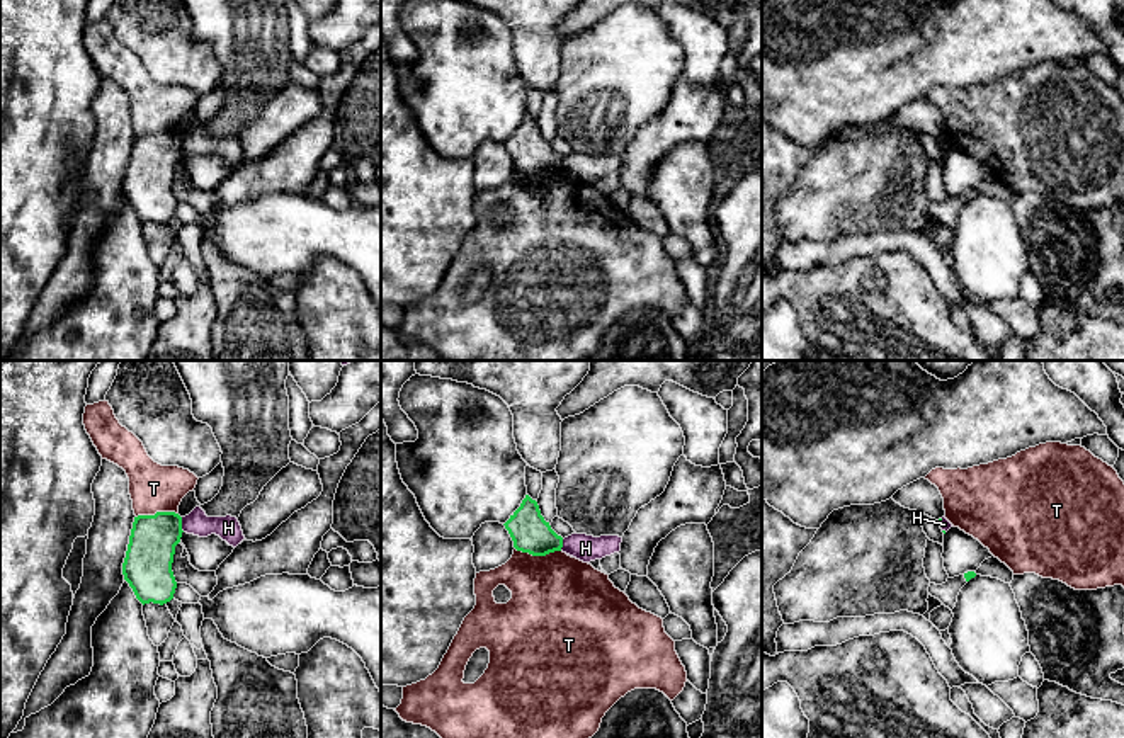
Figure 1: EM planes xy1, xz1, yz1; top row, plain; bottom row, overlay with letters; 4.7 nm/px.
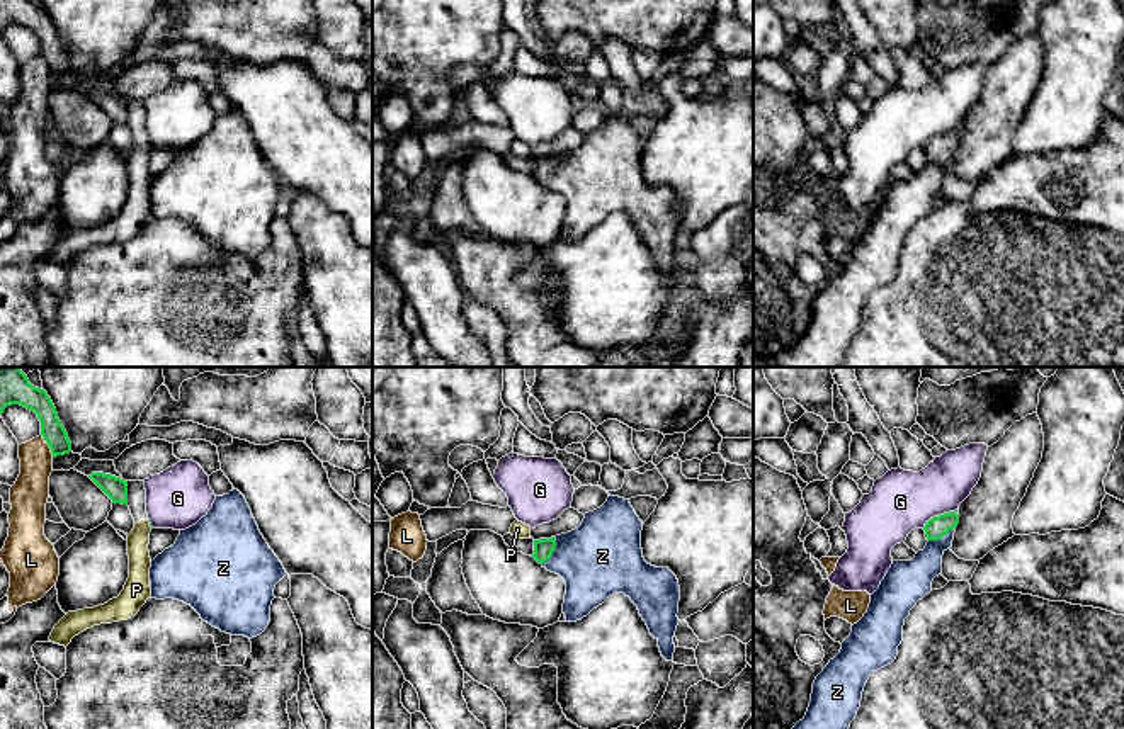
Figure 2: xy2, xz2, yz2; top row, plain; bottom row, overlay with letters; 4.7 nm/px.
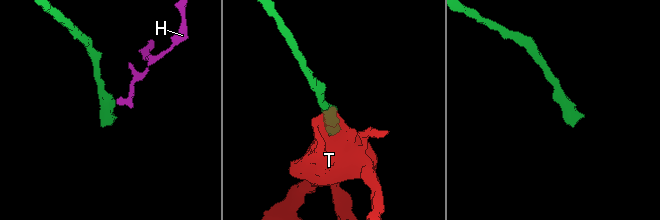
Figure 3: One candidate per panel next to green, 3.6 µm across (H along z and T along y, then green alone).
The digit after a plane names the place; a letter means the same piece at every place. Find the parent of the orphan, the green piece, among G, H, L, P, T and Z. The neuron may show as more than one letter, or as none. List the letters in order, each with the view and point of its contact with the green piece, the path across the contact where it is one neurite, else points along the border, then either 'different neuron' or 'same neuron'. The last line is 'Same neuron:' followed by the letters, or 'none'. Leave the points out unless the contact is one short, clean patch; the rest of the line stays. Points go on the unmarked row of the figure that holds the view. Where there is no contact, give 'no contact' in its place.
G: yz2 (939, 135) | along yz2 (954, 129), (934, 135), (922, 146) | different neuron
H: xy1 (181, 143) | along xy1 (181, 136), (184, 150) | different neuron
L: xy2 (48, 63) | along xy2 (41, 53), (53, 75) | different neuron
P: xy2 (150, 143) | along xy2 (147, 140), (152, 146) | different neuron
T: xz1 (538, 174) | different neuron
Z: xz2 (553, 170) | across xz2 (543, 169), (553, 170), (602, 175) | same neuron
Same neuron: Z

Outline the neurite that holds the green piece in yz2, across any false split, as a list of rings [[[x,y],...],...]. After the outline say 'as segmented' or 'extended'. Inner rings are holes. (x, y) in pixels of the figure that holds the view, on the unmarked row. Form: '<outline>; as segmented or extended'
[[[959,129],[930,138],[923,150],[927,165],[911,180],[893,180],[879,207],[871,214],[864,236],[852,245],[840,272],[830,279],[813,302],[811,321],[803,340],[774,357],[753,357],[753,367],[845,367],[850,342],[860,326],[864,306],[872,291],[891,284],[903,260],[905,238],[932,211],[932,201],[942,194],[942,175],[952,167]]]; extended

